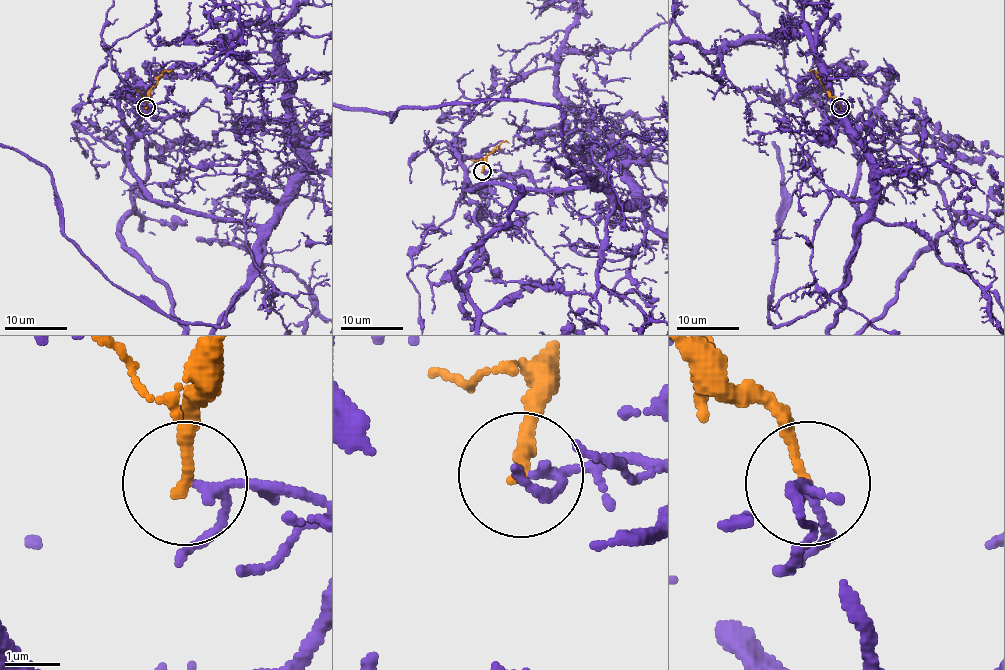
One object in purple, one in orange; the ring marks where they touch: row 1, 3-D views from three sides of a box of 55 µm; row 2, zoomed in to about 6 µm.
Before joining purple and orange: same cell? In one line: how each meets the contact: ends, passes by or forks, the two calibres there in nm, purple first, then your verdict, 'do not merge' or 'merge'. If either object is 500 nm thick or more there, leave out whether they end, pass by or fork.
purple passes by | orange ends | 140/190 nm | do not merge

